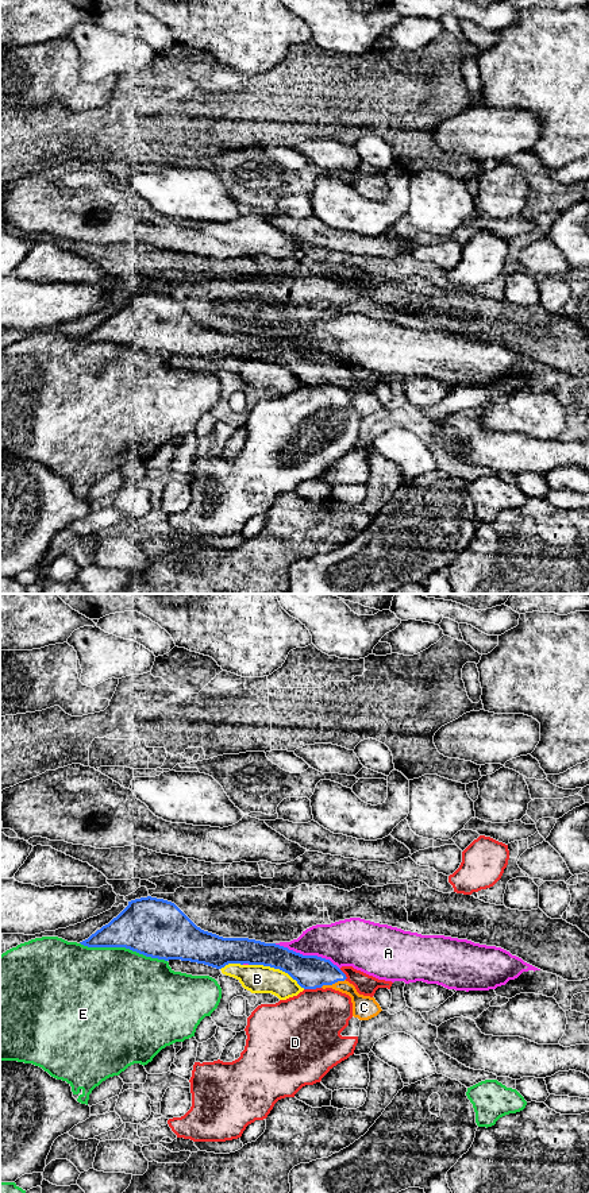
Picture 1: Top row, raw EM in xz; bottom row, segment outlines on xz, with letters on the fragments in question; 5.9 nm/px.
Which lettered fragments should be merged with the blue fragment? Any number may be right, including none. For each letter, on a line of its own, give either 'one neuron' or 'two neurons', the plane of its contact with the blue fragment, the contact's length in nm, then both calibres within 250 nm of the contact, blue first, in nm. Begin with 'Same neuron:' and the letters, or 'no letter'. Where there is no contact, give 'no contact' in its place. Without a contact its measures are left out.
Same neuron: C
A: two neurons; meets blue in xz; contact 420 nm long; 200 nm thick on the blue side, 280 nm on the other
B: two neurons; meets blue in xz; contact 360 nm long; 200 nm thick on the blue side, 170 nm on the other
C: one neuron; meets blue in xz; contact 160 nm long; 200 nm thick on the blue side, 140 nm on the other
D: two neurons; meets blue in xz; contact 110 nm long; 200 nm thick on the blue side, 420 nm on the other
E: two neurons; meets blue in xz; contact 550 nm long; 360 nm thick on the blue side, 480 nm on the other

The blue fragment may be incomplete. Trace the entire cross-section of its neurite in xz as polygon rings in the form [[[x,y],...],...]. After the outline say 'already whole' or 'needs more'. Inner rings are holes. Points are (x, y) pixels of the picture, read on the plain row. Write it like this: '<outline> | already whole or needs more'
[[[147,292],[128,297],[116,313],[80,339],[88,343],[126,343],[151,354],[190,356],[216,364],[228,359],[270,362],[288,368],[304,385],[332,383],[349,390],[353,398],[353,412],[359,416],[369,416],[382,406],[374,393],[359,390],[355,382],[346,375],[346,370],[330,355],[303,351],[276,339],[249,333],[223,333],[204,327],[174,298],[163,294]]] | needs more

